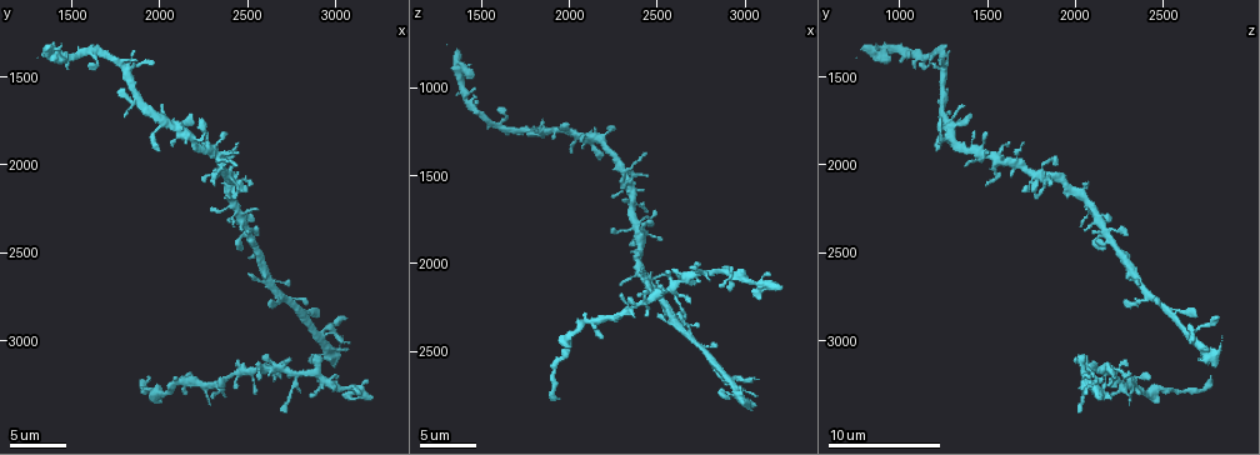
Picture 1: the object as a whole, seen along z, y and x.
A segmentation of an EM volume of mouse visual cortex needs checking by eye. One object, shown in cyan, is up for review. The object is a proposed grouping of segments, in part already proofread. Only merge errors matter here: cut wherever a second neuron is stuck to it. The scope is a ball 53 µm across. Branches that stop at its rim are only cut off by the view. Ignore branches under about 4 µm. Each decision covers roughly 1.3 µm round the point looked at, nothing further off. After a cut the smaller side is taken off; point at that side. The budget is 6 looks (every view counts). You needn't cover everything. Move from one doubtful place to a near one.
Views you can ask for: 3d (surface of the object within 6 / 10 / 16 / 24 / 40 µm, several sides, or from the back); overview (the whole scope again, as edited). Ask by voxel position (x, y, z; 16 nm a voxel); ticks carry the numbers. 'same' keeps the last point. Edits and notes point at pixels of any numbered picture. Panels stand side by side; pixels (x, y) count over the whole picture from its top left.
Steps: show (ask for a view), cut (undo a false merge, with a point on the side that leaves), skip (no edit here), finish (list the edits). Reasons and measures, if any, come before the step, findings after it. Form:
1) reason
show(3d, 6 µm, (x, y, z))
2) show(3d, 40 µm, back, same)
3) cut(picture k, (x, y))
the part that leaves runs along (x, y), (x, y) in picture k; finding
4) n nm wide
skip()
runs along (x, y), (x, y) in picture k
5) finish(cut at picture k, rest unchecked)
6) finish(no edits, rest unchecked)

four or more arms meet
show(3d, 16 µm, (2560, 3180, 2160))

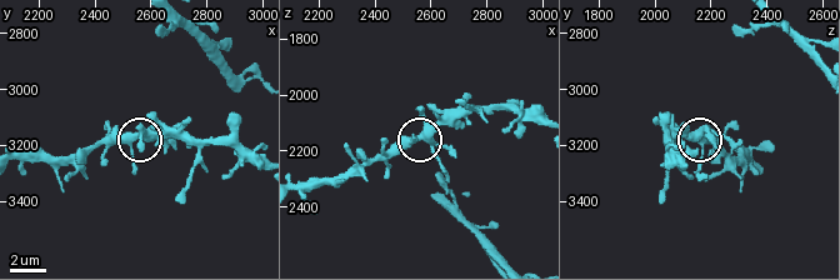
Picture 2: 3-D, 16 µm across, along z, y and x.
420 nm wide
skip()
continuous, no second neuron

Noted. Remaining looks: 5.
thick turns thin
show(3d, 10 µm, (1980, 3280, 2520))

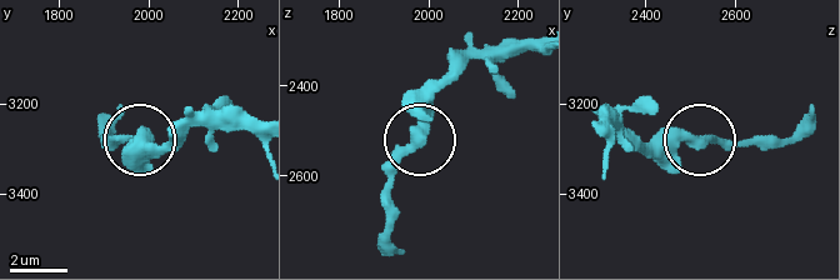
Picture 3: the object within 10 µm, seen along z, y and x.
zoom in
show(3d, 6 µm, (1980, 3285, 2510))

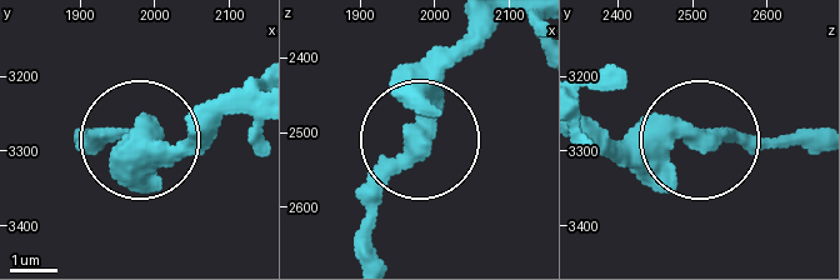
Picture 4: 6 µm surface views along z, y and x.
430 nm wide
skip()
one neuron here

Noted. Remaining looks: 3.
three-way junction
show(3d, 16 µm, (2700, 2760, 2400))

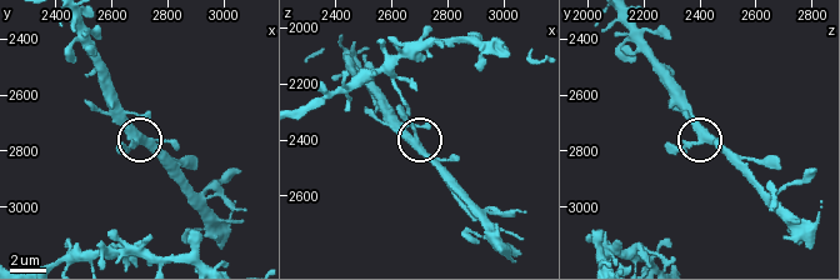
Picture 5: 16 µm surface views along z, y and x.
330 nm wide
skip()
runs along (620, 20), (698, 136), (738, 170) in picture 5; all the same neuron

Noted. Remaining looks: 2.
finish(no edits, rest unchecked)

